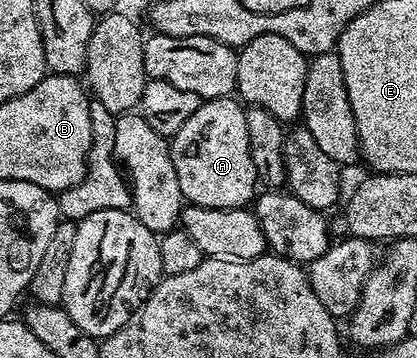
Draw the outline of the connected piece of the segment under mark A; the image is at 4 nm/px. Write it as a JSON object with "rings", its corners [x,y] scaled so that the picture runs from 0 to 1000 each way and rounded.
{"rings":[[[568,271],[487,282],[484,296],[470,302],[470,313],[460,313],[460,327],[434,352],[432,369],[422,369],[417,383],[405,388],[403,405],[412,458],[422,469],[422,503],[432,503],[432,536],[453,573],[566,587],[588,578],[612,550],[609,517],[621,517],[624,500],[619,472],[604,458],[590,310]]]}

